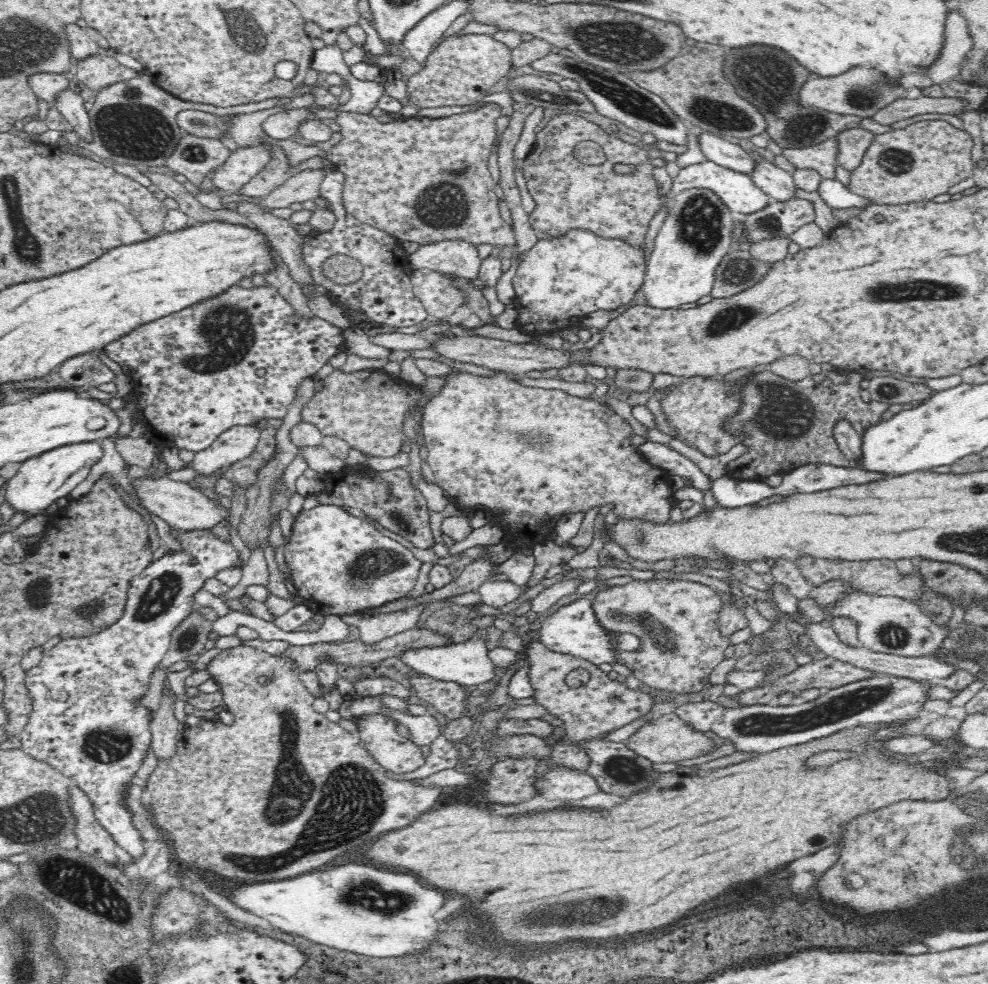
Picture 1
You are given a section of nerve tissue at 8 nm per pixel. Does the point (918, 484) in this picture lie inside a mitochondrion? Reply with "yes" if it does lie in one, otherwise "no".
no

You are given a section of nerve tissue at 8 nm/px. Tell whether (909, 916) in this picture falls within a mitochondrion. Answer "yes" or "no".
no

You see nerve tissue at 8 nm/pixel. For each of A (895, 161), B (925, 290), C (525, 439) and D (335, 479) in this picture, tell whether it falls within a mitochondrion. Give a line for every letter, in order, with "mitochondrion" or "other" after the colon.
A: mitochondrion
B: mitochondrion
C: mitochondrion
D: other

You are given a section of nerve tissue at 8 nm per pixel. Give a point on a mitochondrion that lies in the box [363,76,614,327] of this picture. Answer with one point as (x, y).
(444, 206)

